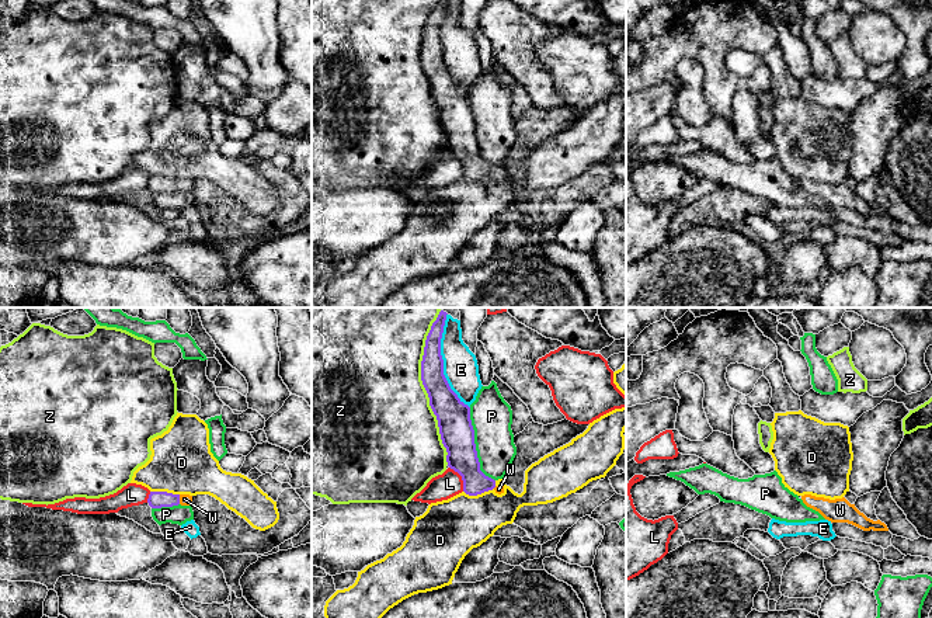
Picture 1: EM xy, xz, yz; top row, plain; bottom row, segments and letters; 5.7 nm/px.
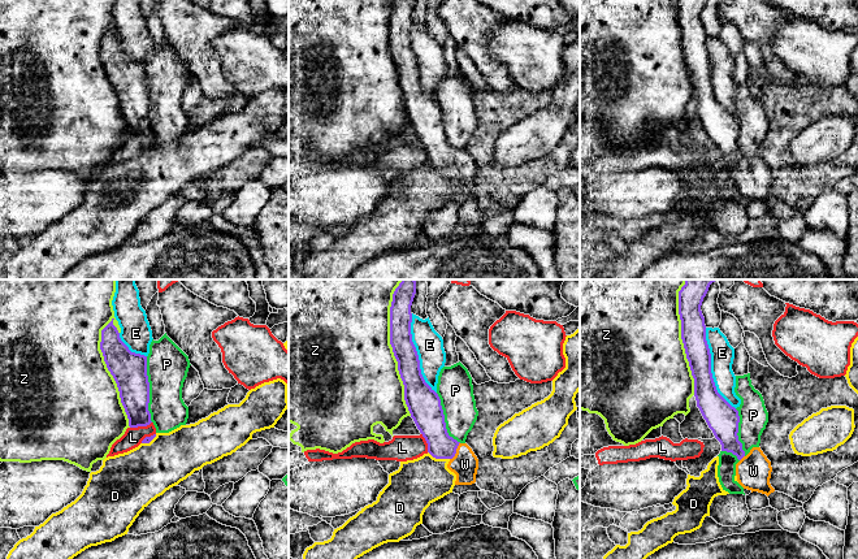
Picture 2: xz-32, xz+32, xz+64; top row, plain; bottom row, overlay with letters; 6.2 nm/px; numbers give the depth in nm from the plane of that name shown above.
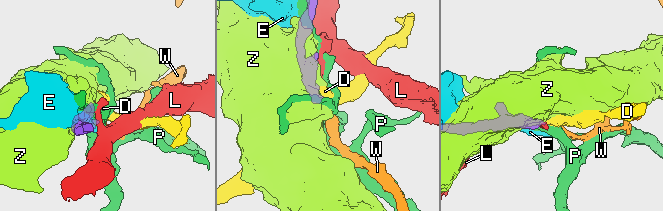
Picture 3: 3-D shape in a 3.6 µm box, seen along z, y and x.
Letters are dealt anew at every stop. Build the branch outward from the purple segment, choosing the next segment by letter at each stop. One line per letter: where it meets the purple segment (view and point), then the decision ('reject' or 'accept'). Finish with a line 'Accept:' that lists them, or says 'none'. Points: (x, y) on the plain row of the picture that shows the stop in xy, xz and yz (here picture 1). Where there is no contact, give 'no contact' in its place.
D: xz (477, 179) | reject
E: xz (442, 47) | reject
L: xz (462, 163) | reject
P: xz (475, 131) | reject
W: xy (178, 184) | accept
Z: xz (425, 75) | reject
Accept: W

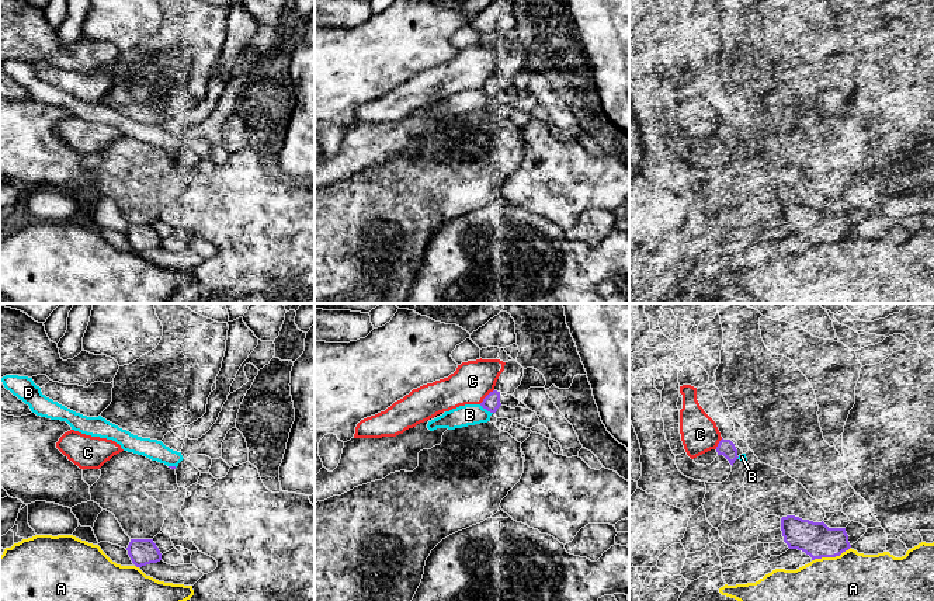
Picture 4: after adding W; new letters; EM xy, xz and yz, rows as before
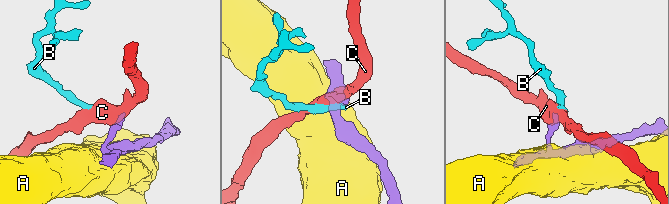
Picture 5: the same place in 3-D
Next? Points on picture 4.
A: yz (830, 242) | reject
B: xz (486, 94) | reject
C: xz (486, 82) | reject
Accept: none

